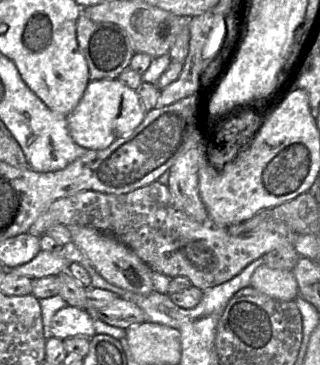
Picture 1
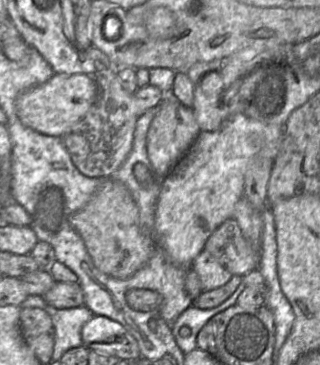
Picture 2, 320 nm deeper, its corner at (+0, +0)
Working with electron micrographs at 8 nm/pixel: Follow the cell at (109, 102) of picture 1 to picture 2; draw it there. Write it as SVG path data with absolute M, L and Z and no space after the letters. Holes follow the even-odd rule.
M54 73L50 80L18 97L16 112L26 127L44 135L63 137L81 121L97 97L98 86L92 75Z

